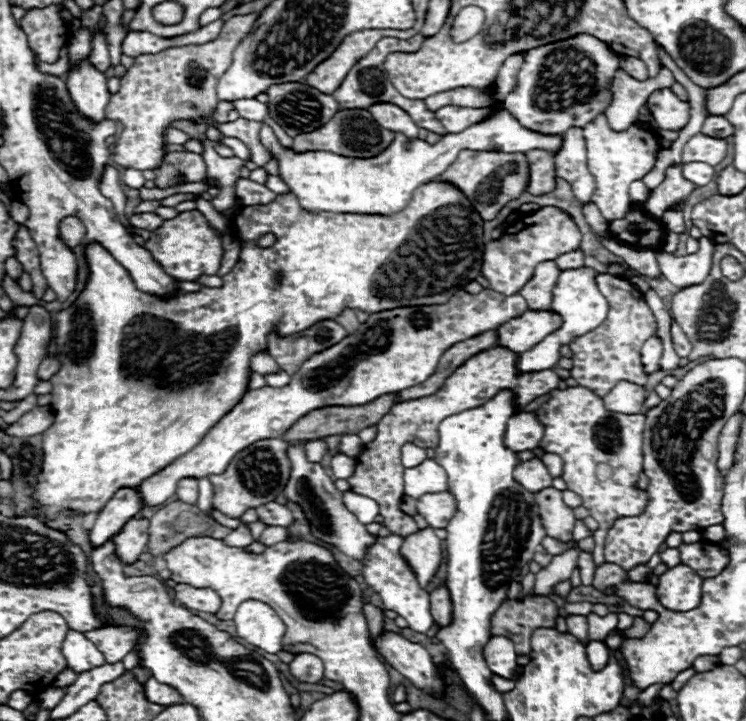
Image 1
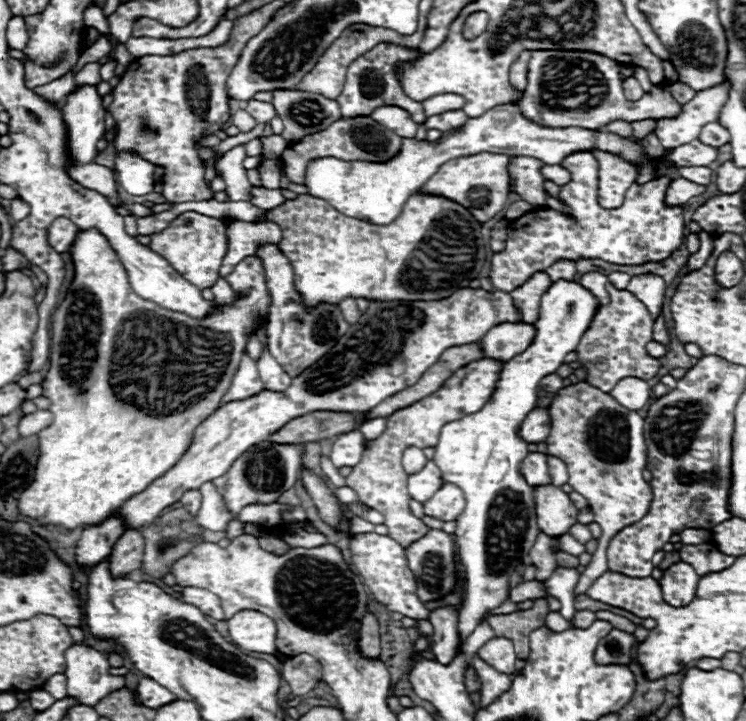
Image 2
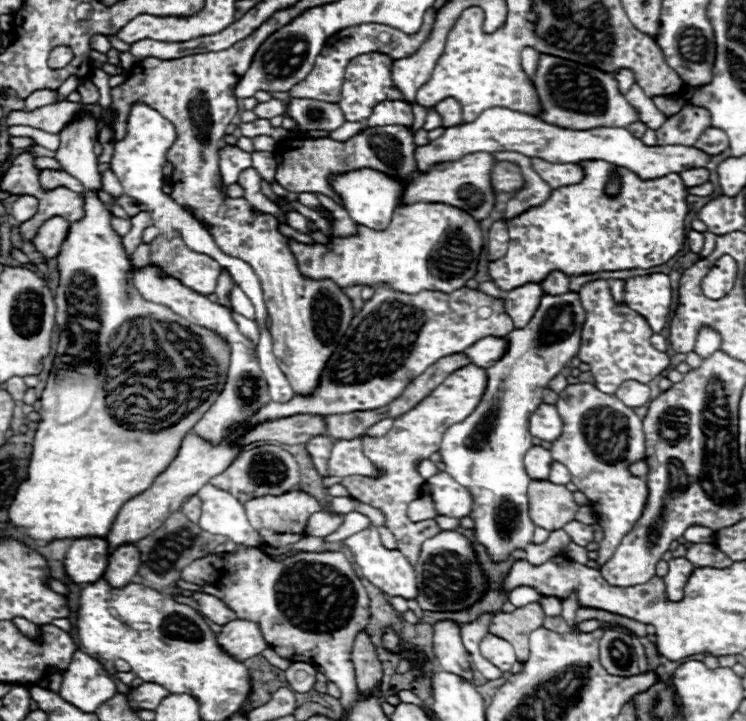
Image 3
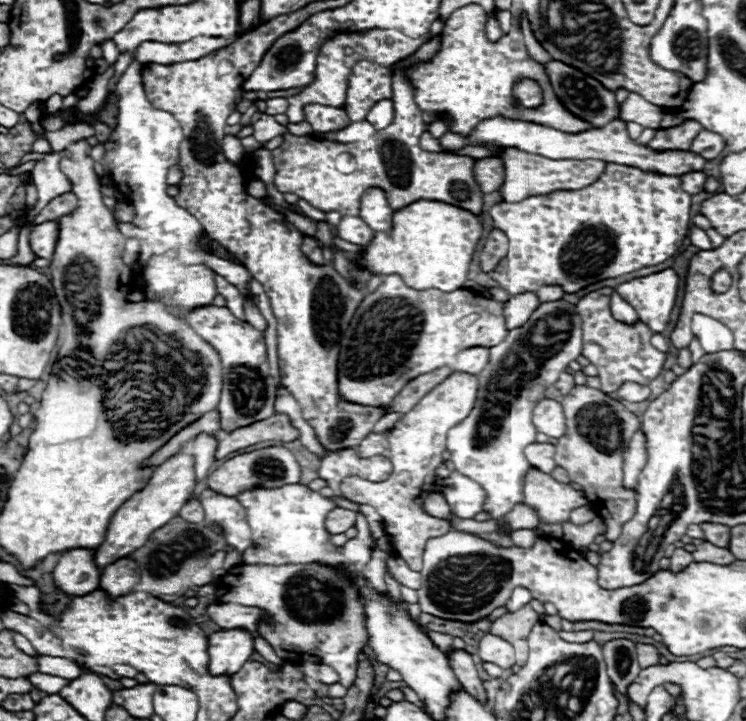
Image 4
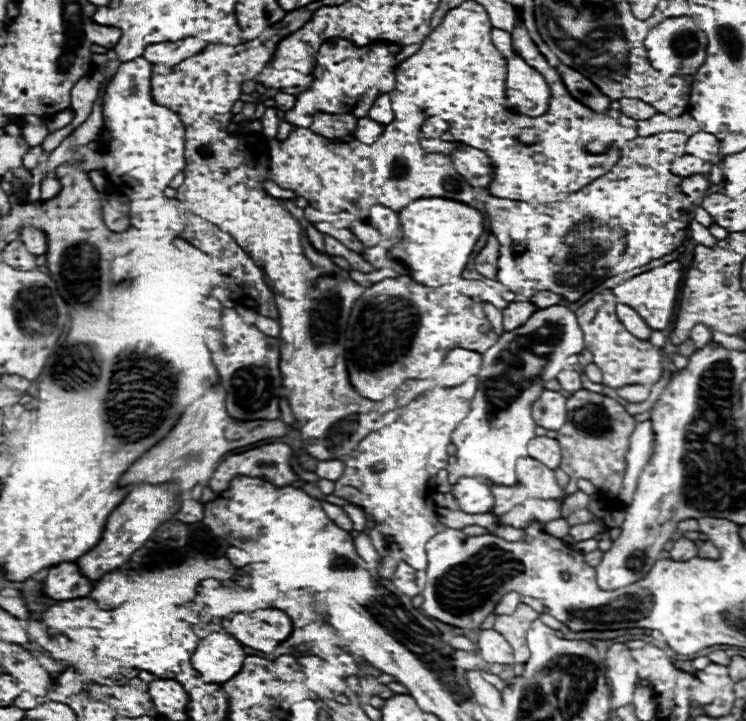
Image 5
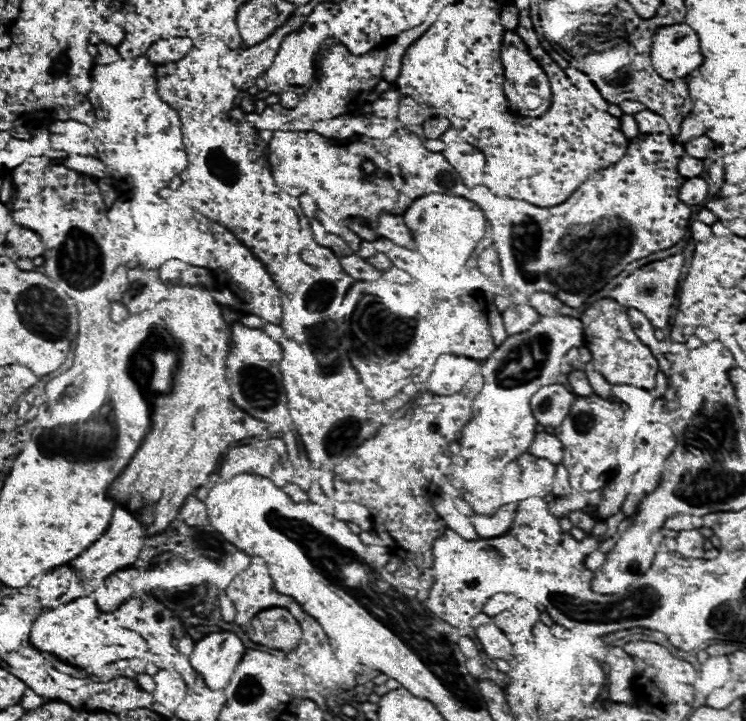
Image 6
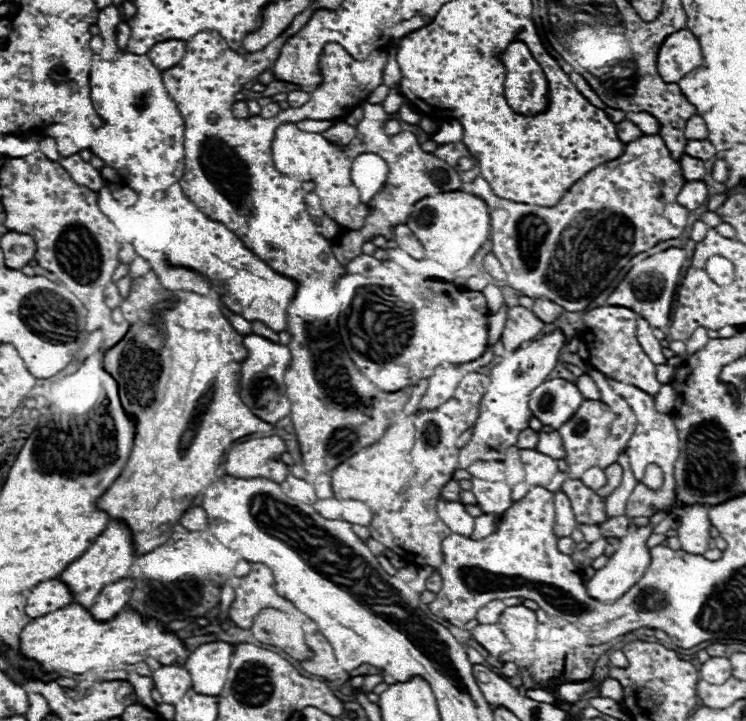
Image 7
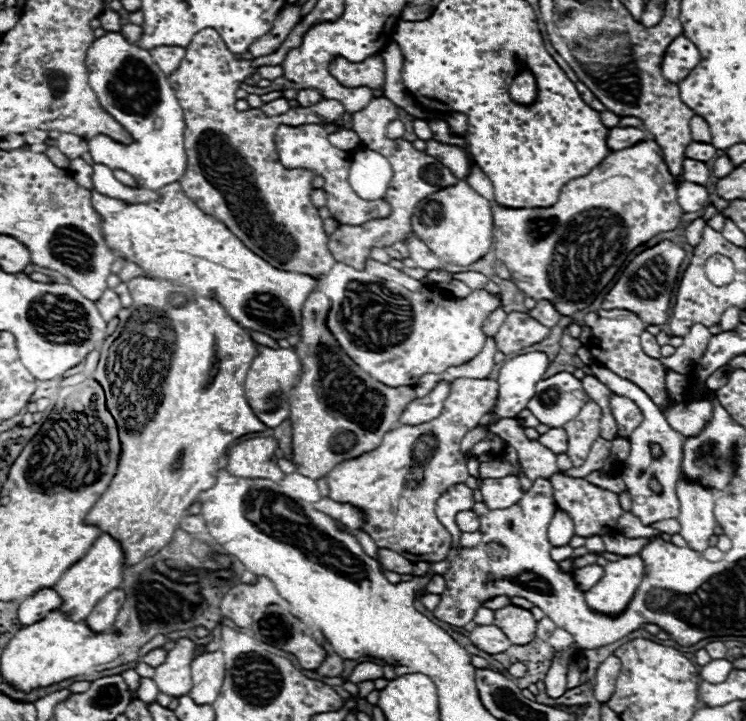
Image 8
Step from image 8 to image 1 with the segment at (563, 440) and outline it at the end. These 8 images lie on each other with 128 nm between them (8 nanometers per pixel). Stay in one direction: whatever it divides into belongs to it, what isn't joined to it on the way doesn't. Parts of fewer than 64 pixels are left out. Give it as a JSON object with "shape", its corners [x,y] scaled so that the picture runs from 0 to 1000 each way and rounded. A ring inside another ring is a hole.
{"shape":[[[724,635],[697,641],[694,649],[689,652],[689,663],[694,671],[700,671],[713,685],[724,682],[727,677],[740,674],[740,660],[735,657],[735,652]]]}

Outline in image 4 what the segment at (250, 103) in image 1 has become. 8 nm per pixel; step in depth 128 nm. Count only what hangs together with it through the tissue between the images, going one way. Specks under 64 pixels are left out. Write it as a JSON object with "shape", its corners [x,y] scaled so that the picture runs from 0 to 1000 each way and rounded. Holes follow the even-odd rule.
{"shape":[[[362,136],[362,139],[357,139],[357,153],[354,153],[354,158],[362,158],[362,161],[381,158],[383,150],[386,150],[386,139],[383,139],[383,136]]]}

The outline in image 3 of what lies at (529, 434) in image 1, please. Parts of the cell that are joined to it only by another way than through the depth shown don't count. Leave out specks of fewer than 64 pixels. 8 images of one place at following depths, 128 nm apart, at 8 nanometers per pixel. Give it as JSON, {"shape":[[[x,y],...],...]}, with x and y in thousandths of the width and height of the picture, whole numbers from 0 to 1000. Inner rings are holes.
{"shape":[[[724,560],[721,569],[710,577],[710,602],[724,610],[743,613],[753,599],[753,583],[748,577],[748,569],[743,560]]]}

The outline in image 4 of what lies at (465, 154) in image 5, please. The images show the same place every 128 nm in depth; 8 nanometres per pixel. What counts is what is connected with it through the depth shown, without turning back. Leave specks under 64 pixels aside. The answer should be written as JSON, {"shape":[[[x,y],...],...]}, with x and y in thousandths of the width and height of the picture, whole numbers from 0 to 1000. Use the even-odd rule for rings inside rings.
{"shape":[[[646,219],[646,222],[638,222],[638,230],[635,230],[635,244],[638,244],[638,252],[643,255],[646,266],[654,269],[654,266],[665,266],[673,261],[676,255],[676,227],[670,219]]]}

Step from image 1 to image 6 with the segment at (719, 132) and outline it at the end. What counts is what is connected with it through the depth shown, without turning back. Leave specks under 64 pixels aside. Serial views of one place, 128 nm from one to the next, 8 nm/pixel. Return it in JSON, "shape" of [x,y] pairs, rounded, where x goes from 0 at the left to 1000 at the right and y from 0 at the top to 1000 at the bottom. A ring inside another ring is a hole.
{"shape":[[[938,189],[938,191],[930,191],[930,194],[922,194],[917,200],[917,211],[928,219],[936,219],[936,222],[949,222],[957,211],[957,197],[949,191],[949,189]]]}

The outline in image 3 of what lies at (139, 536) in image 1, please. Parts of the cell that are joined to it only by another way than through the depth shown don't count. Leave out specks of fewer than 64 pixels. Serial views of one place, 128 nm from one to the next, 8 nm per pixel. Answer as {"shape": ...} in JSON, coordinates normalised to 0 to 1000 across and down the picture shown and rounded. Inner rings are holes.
{"shape":[[[166,755],[164,760],[155,760],[145,771],[145,788],[139,793],[139,802],[147,813],[164,816],[172,807],[177,807],[177,799],[182,799],[188,788],[188,766],[180,755]]]}

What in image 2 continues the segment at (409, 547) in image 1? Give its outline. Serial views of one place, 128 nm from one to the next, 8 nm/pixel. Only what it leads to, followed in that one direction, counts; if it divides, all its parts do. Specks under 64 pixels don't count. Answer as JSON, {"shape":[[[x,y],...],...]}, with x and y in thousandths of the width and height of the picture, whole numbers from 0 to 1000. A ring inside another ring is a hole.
{"shape":[[[576,735],[571,743],[566,743],[566,749],[558,749],[555,755],[550,755],[550,760],[542,763],[550,791],[558,799],[558,810],[560,810],[560,827],[566,829],[566,835],[574,832],[584,832],[587,827],[595,827],[601,821],[606,821],[614,799],[611,799],[611,755],[609,755],[609,743],[592,738],[592,735]]]}

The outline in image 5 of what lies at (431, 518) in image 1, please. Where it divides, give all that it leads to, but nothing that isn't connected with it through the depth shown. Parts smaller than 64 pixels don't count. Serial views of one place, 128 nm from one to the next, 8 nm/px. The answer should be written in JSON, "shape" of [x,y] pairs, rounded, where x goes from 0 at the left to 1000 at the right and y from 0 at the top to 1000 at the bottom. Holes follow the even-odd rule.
{"shape":[[[617,663],[606,677],[606,688],[625,713],[649,713],[662,702],[660,680],[635,663]]]}

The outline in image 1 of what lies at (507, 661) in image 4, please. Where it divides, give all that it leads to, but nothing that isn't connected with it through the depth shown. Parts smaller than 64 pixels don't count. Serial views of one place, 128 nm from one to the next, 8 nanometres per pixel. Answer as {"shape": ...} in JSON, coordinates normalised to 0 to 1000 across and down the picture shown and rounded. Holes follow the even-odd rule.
{"shape":[[[662,882],[649,899],[649,910],[651,921],[665,938],[673,938],[678,943],[686,943],[692,938],[694,907],[689,904],[686,888],[678,888],[676,882]]]}

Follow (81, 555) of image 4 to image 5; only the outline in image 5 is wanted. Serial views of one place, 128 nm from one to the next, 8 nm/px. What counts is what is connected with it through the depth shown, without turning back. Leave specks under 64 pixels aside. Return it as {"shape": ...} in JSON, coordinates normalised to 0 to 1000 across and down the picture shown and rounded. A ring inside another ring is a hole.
{"shape":[[[83,779],[72,788],[64,788],[59,804],[59,821],[72,832],[97,832],[118,827],[123,818],[121,804],[107,793],[105,782]]]}

